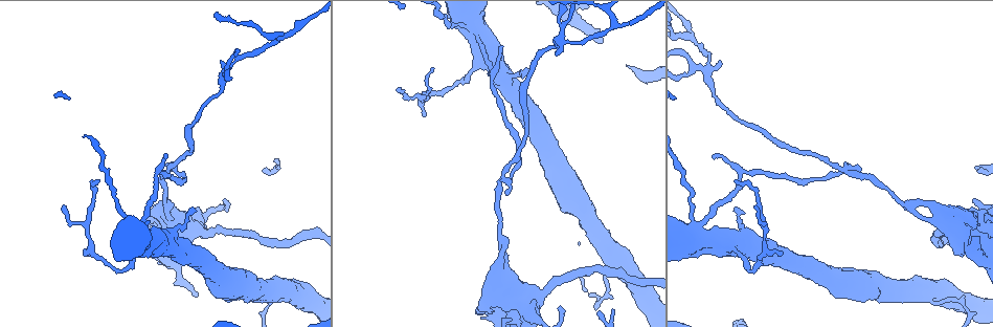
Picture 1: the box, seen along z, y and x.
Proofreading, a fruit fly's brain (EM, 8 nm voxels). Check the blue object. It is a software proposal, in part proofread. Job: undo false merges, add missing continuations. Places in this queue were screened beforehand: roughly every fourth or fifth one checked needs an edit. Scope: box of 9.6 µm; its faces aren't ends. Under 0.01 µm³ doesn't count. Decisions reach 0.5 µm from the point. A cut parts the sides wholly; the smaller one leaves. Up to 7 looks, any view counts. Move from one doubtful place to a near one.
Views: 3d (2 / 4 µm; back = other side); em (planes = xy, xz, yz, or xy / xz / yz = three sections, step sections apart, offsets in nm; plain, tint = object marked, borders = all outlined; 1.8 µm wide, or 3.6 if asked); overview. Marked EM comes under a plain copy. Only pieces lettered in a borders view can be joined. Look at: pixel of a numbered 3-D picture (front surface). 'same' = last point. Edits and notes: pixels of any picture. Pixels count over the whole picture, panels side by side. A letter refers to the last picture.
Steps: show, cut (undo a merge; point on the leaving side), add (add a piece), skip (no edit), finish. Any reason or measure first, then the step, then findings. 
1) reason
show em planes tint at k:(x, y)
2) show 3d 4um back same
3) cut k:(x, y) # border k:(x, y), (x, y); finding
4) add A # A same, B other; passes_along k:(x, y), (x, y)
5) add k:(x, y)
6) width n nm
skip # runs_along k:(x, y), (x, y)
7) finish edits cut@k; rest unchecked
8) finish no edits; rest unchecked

sharp bend
show em xz step 8 borders at 1:(176, 171)

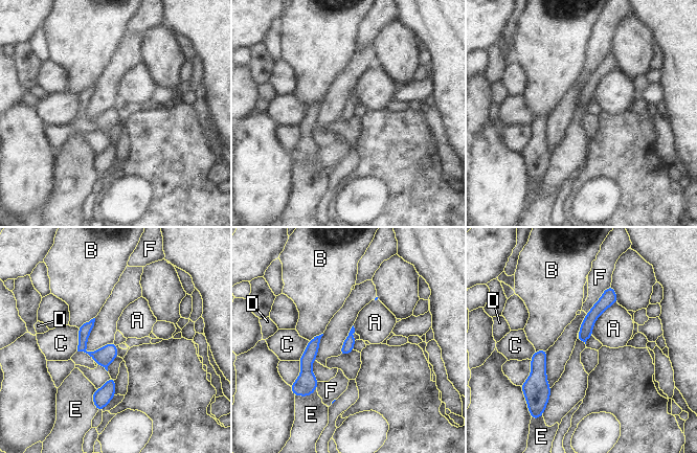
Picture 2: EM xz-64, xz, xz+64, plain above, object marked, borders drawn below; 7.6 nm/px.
skip # A other, B other, C other, D other, E other, F other; border 2:(95, 389), (92, 401), (97, 411); one neuron here

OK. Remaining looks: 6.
thin end
show em 3.6um planes borders at 1:(194, 211)

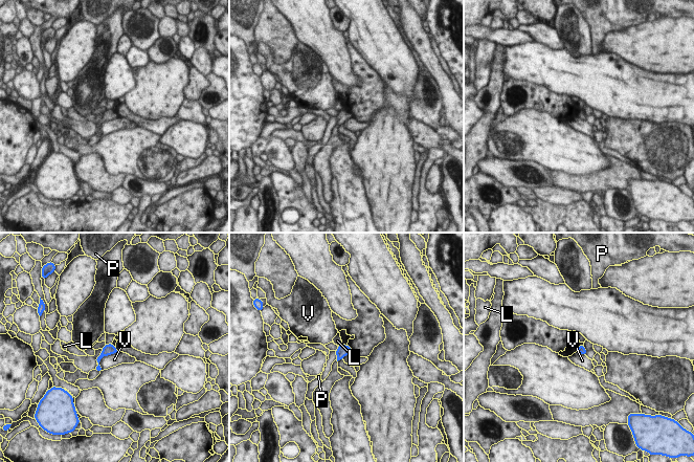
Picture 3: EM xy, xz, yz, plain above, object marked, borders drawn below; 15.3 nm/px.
skip # L other, P other, V other; border 3:(118, 351), (102, 357), (101, 370); none of them fits

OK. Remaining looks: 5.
abrupt turn
show 3d 2um at 1:(608, 291)

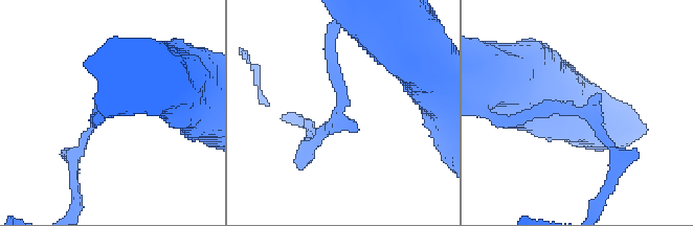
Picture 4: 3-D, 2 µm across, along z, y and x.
show em planes borders at 4:(572, 106)

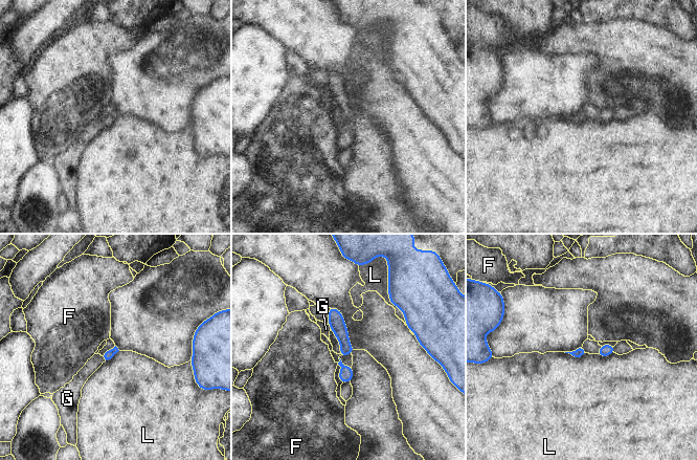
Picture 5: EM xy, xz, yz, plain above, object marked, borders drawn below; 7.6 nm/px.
width 70 nm
skip # F other, G other, L other; runs_along 5:(331, 309), (343, 338), (339, 358), (347, 379); one neuron here

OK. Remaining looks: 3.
finish no edits; rest unchecked

